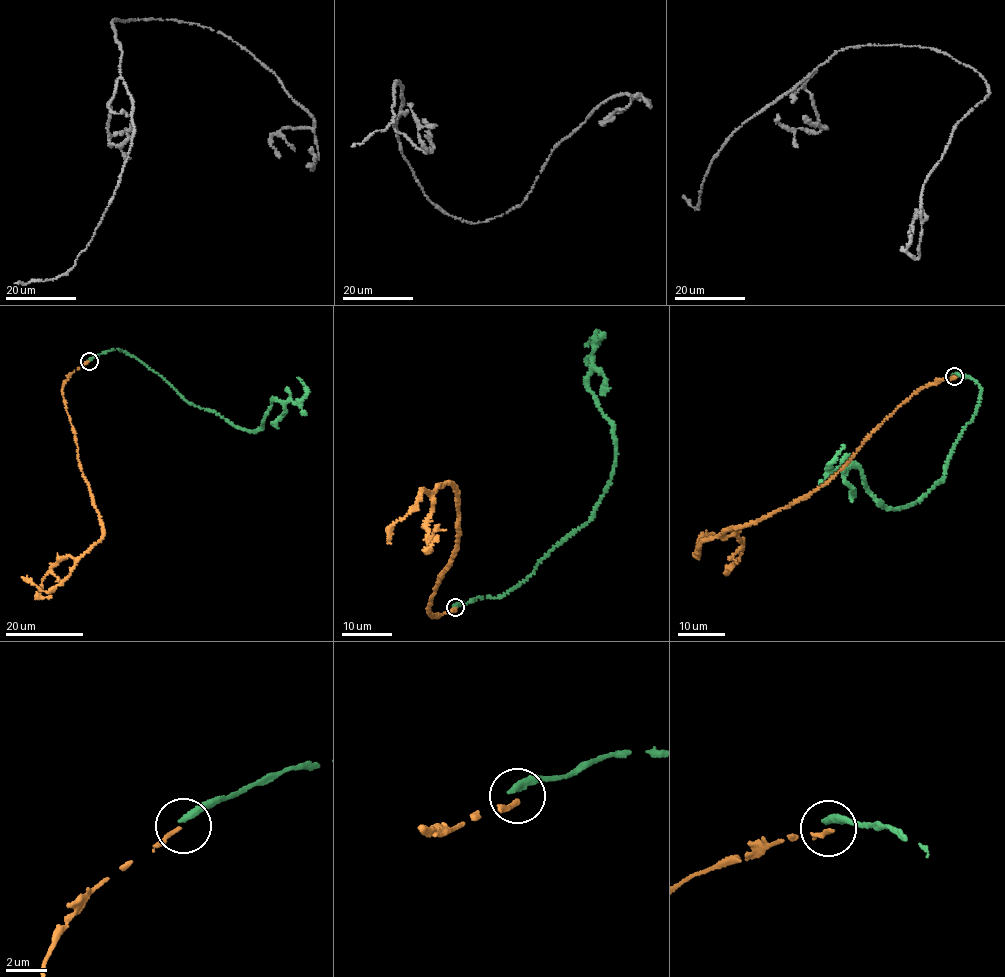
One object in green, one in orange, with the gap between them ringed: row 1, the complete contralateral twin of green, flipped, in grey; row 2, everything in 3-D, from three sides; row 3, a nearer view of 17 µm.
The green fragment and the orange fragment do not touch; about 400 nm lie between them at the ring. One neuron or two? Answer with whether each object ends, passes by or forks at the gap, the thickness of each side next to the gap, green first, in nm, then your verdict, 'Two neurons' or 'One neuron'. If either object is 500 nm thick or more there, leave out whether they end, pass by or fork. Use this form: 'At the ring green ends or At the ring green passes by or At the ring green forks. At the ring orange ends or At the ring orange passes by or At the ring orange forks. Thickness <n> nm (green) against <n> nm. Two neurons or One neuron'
At the ring green ends. At the ring orange ends. Thickness 360 nm (green) against 200 nm. Two neurons

